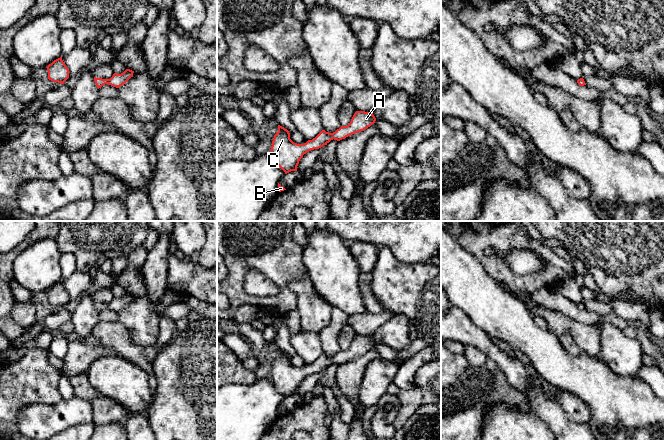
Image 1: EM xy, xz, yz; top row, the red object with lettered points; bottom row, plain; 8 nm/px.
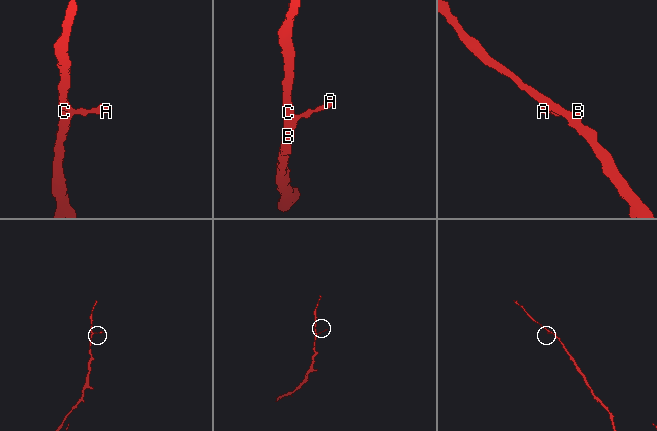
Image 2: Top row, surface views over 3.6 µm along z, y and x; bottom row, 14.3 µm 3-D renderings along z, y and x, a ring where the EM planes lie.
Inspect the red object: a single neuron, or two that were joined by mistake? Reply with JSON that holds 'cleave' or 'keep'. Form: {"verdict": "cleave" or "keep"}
{"verdict": "keep"}

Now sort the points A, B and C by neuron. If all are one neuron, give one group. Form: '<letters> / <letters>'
A B C

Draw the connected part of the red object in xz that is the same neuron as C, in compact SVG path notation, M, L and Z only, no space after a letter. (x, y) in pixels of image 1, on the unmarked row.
M356 335L347 350L341 350L333 357L322 354L315 362L304 368L294 367L290 357L278 349L278 356L274 359L270 378L277 389L285 396L297 395L300 383L307 376L327 369L331 364L340 365L346 361L364 355L376 345L372 336Z

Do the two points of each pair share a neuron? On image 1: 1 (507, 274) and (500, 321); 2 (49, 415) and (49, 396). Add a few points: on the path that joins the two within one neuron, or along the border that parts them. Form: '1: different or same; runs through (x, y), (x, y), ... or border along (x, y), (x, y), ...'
1: different; border along (483, 266), (499, 283)
2: different; border along (61, 398), (53, 403), (29, 403), (26, 405)

